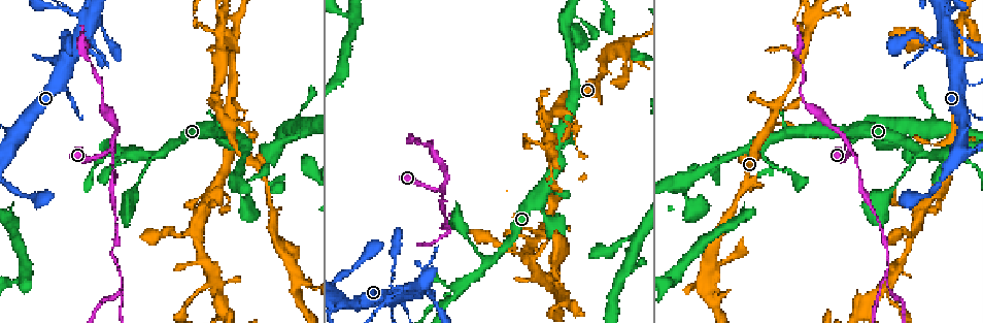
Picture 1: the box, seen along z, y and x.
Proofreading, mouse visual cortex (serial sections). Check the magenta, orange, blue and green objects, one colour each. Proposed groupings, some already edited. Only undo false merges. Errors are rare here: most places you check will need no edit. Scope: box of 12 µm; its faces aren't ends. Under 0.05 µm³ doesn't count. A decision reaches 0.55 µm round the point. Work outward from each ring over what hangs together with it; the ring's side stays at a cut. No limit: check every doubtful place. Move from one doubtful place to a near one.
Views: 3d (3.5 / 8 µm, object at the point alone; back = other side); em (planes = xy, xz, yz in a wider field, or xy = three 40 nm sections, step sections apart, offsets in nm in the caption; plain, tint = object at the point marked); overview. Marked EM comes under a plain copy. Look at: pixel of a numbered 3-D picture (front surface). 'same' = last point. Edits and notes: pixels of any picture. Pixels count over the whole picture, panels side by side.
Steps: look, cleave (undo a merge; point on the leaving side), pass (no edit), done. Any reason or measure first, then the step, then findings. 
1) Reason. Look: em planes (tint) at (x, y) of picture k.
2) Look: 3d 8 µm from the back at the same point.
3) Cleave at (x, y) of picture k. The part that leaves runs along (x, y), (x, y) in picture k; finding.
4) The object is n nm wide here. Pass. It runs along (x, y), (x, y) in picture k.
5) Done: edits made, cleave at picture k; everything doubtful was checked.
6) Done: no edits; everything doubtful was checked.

Thick turns thin. Look: 3d 3.5 µm at (107, 151) of picture 1.

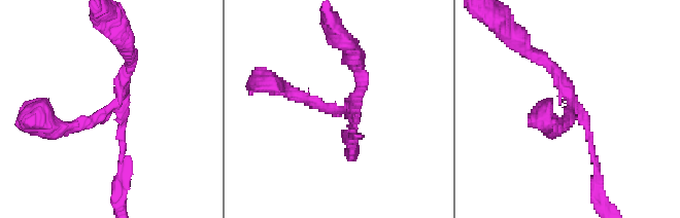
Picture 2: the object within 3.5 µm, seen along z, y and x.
3 arms meet here; the arms are 100, 200, 200 nm wide. Look: em xy step 3 (tint) at (341, 110) of picture 2.

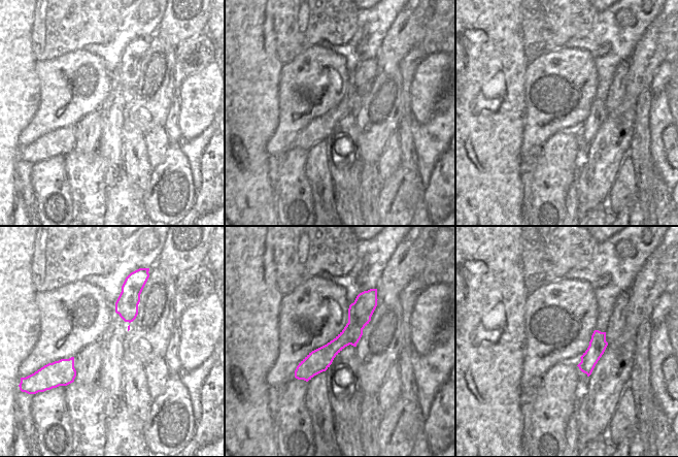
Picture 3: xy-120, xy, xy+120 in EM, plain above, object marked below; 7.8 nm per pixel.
Another direction. Look: em xy step 2 (tint) at the same point.

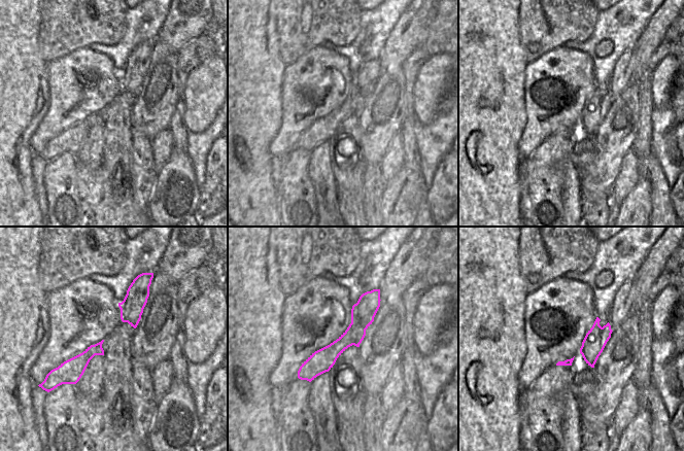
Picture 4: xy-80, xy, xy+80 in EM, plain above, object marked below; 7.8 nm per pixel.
Pass. It runs along (377, 291), (357, 327), (301, 376) in picture 4; continuous, no second cell.

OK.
Look: 3d 8 µm from the back at (217, 33) of picture 1.

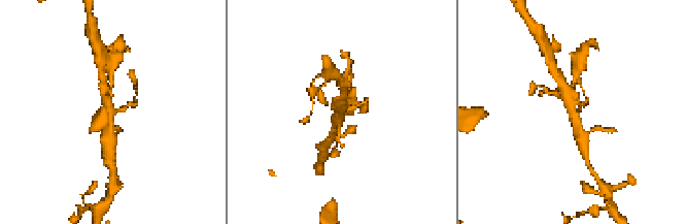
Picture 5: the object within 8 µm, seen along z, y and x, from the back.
Look: 3d 3.5 µm at (109, 115) of picture 5.

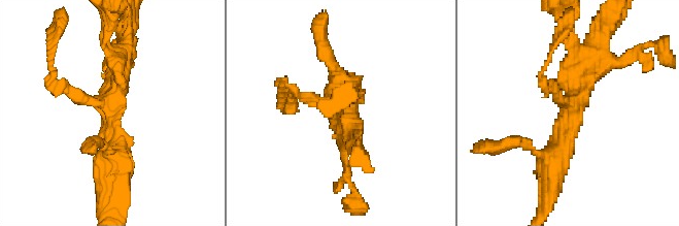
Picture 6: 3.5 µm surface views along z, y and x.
Look: em planes (tint) at (107, 112) of picture 6.

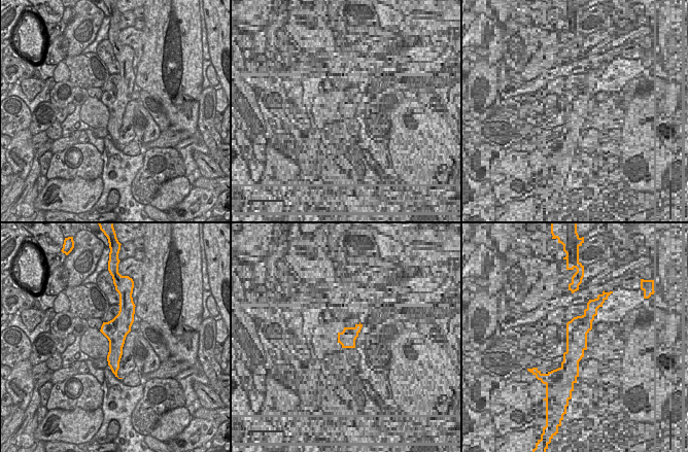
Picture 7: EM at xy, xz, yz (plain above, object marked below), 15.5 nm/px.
Pass. It runs along (123, 306), (114, 370) in picture 7; one cell here.

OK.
Abrupt turn. Look: 3d 3.5 µm at (527, 137) of picture 1.

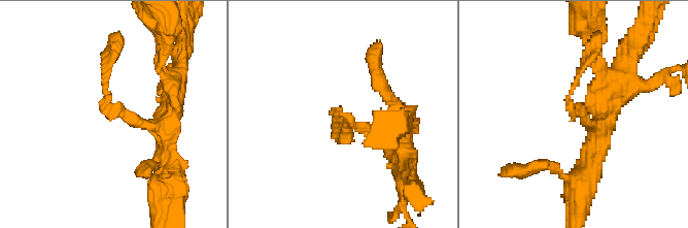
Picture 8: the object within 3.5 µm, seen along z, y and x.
Look: em planes (tint) at (117, 111) of picture 8.

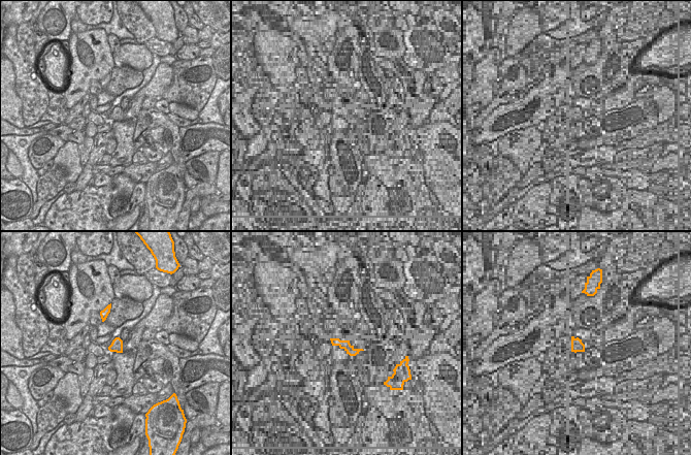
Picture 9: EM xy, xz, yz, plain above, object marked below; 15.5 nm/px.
The arms are 150, 250 nm wide. Pass. It runs along (163, 144), (152, 125), (105, 103), (115, 53) in picture 8; one cell here.

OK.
Three arms meet. Look: em planes (tint) at (121, 281) of picture 1.

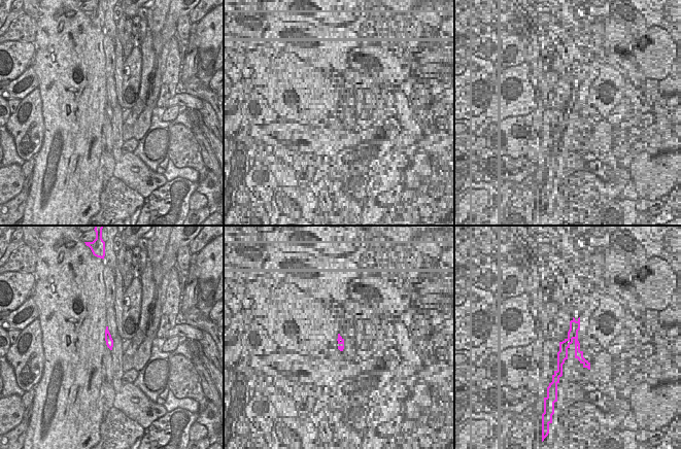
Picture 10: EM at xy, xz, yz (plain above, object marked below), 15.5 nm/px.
See where the arms go. Look: 3d 3.5 µm at the same point.

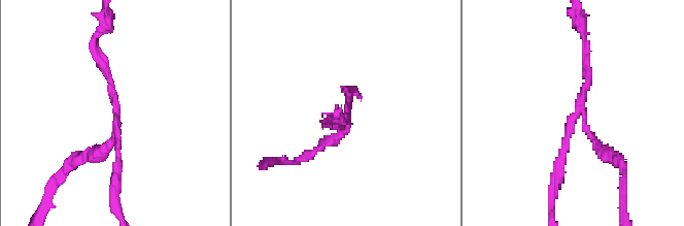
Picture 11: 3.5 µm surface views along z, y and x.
The arms are 150, 150, 200 nm wide. Cleave at (106, 146) of picture 11. The part that leaves runs along (583, 114), (596, 144), (618, 161), (623, 173) in picture 11; a second cell is stuck on.

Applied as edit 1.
Thin neck. Look: 3d 8 µm at (65, 11) of picture 1.

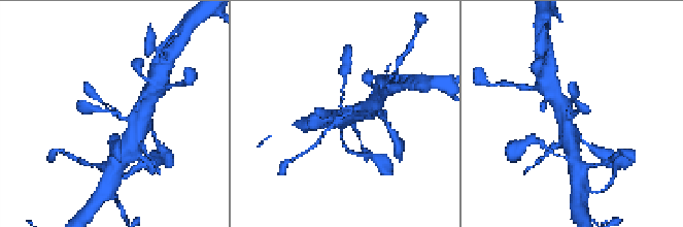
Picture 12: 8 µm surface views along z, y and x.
Look: 3d 3.5 µm at (573, 115) of picture 12.

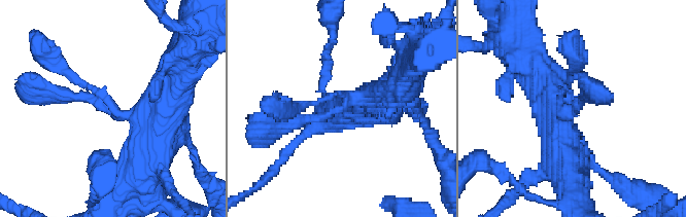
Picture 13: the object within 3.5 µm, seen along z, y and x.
3 arms meet here; the arms are 100, 250, 450 nm wide. Look: em xy step 3 (tint) at (575, 104) of picture 13.

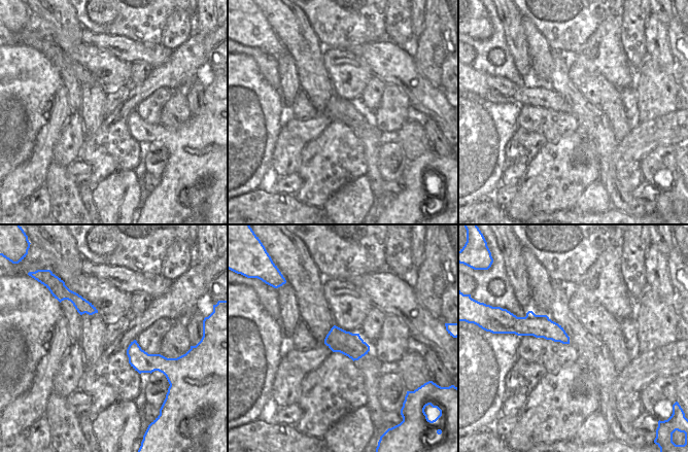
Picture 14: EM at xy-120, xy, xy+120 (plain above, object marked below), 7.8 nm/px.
Pass. It runs along (508, 329), (545, 327), (566, 341) in picture 14; continuous, no second cell.

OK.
Done: edits made, cleave at picture 11; everything doubtful was checked.

